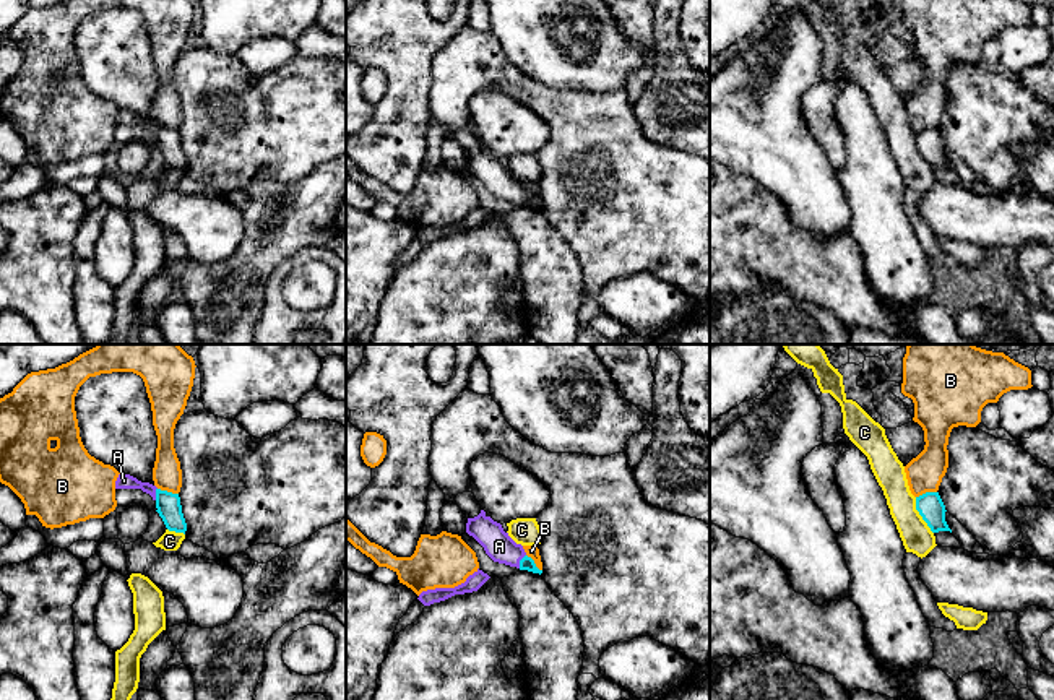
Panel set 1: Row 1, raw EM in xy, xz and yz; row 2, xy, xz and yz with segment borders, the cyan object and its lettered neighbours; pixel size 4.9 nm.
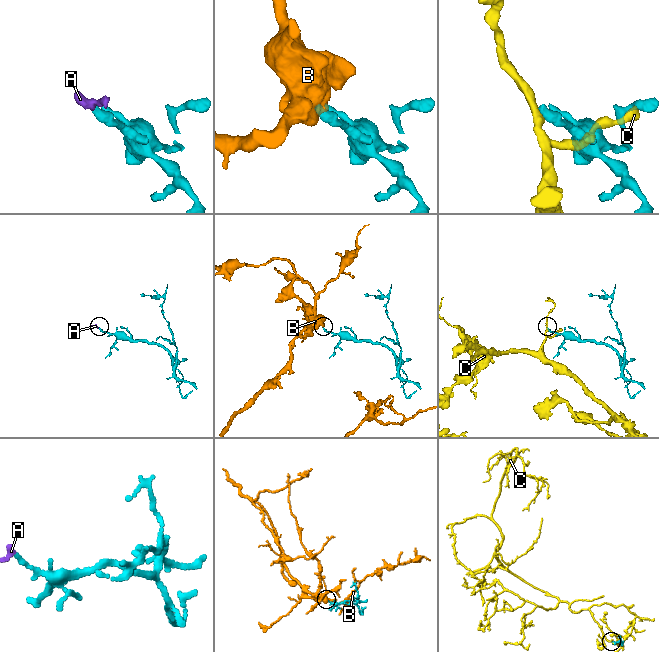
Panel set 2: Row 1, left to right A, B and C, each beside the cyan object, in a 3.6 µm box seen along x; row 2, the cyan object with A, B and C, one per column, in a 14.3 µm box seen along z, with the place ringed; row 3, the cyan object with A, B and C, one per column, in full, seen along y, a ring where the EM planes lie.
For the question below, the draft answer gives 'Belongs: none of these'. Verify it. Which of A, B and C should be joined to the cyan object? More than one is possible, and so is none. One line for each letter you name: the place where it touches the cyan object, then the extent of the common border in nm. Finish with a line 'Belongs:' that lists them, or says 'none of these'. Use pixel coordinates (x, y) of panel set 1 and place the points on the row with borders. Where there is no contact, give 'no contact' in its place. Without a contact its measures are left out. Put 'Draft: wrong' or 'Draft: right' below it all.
A: meets cyan in xz at (520, 561); contact 80 nm long
Belongs: A
Draft: wrong

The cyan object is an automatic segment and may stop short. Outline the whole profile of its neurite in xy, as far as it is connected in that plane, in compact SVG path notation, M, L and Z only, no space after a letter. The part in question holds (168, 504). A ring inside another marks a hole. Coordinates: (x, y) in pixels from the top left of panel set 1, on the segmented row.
M119 474L115 481L115 489L141 489L149 494L156 502L156 512L162 518L166 528L169 531L184 533L187 531L187 523L182 513L180 497L179 494L172 494L167 490L161 490L149 482L141 482L130 474Z

